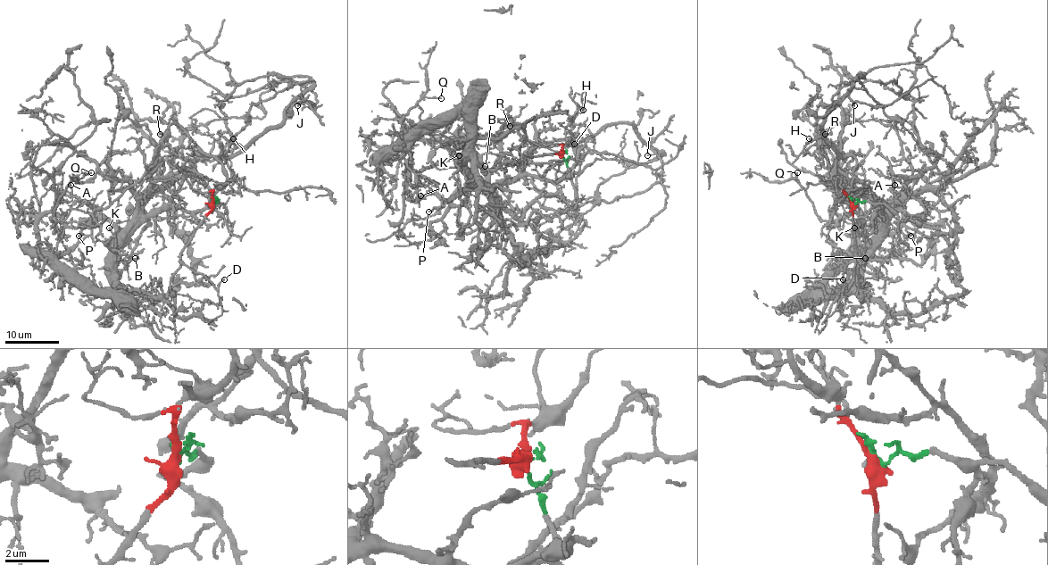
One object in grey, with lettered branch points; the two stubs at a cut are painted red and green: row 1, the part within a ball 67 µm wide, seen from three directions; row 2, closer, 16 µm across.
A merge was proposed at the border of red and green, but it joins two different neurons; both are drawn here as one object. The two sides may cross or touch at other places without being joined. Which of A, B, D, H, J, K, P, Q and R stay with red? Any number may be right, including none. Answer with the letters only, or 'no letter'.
D, H, J, R

